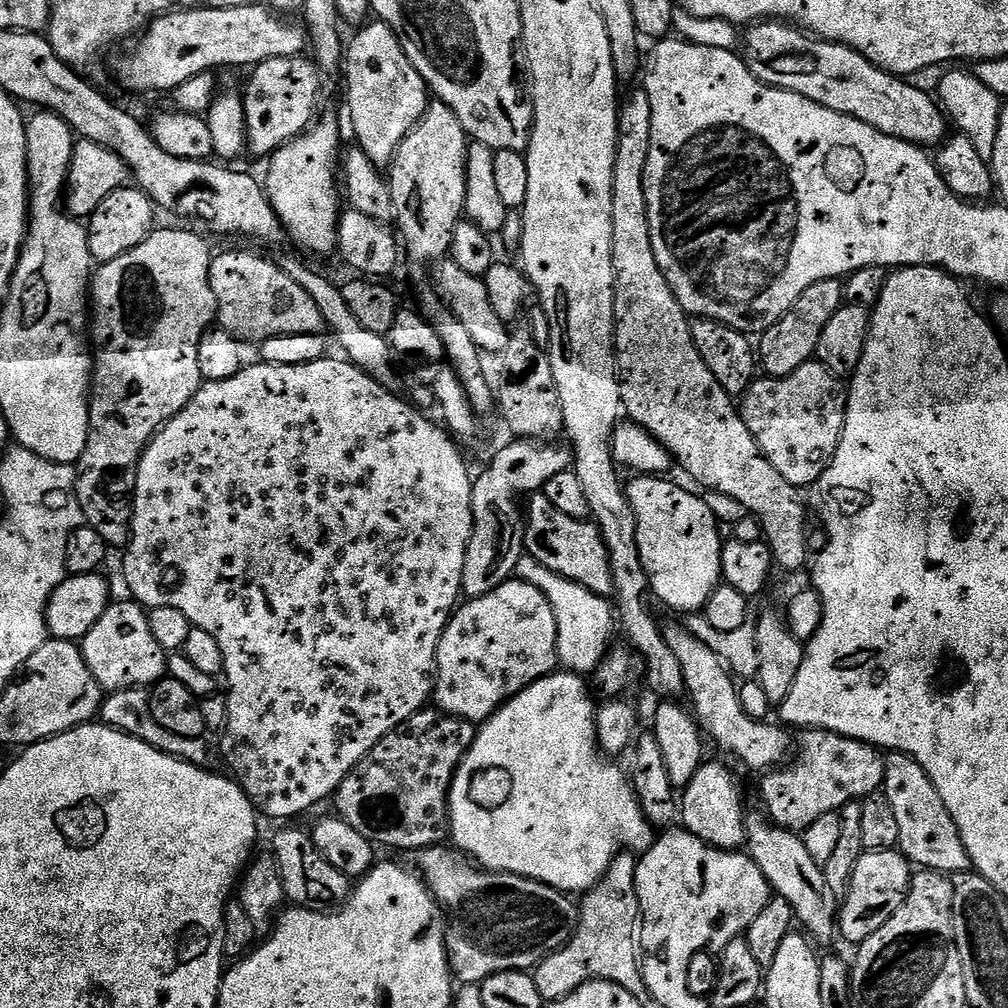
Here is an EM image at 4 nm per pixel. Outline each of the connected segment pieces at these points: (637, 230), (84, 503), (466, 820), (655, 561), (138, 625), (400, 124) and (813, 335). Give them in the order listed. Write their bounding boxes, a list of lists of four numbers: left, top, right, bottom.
[[610,86,809,572],[76,227,217,549],[448,670,654,894],[626,474,722,614],[79,598,168,693],[346,19,430,170],[758,280,844,377]]

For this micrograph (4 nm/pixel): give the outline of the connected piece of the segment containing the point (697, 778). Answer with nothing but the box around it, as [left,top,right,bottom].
[678,762,746,851]

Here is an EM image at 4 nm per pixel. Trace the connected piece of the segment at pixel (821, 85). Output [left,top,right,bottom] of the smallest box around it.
[742,18,946,150]

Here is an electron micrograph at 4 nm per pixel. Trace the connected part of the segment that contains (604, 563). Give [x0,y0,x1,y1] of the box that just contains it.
[523,494,613,598]

